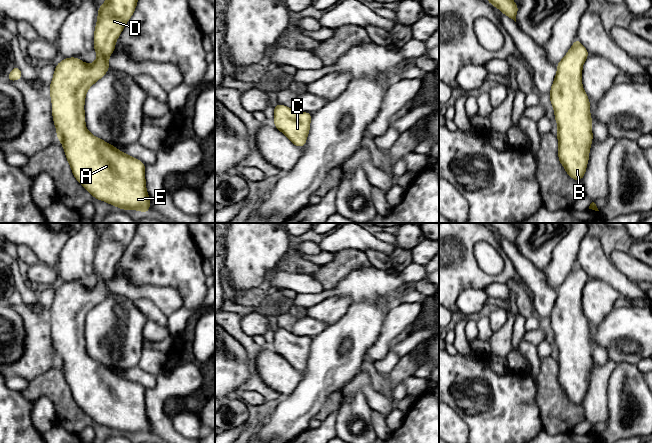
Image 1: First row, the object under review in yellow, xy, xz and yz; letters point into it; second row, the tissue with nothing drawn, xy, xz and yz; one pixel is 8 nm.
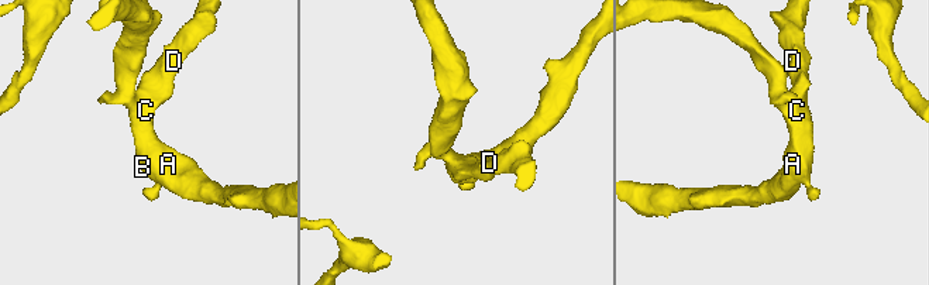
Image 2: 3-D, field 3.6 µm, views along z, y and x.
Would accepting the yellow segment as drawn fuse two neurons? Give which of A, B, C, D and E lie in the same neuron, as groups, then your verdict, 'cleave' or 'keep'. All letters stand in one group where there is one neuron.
groups A B C D E; keep

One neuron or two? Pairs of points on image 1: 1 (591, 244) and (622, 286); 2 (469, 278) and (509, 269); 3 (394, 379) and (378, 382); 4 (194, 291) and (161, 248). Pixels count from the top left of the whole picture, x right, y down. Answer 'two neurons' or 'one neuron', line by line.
1: one neuron
2: one neuron
3: one neuron
4: one neuron

